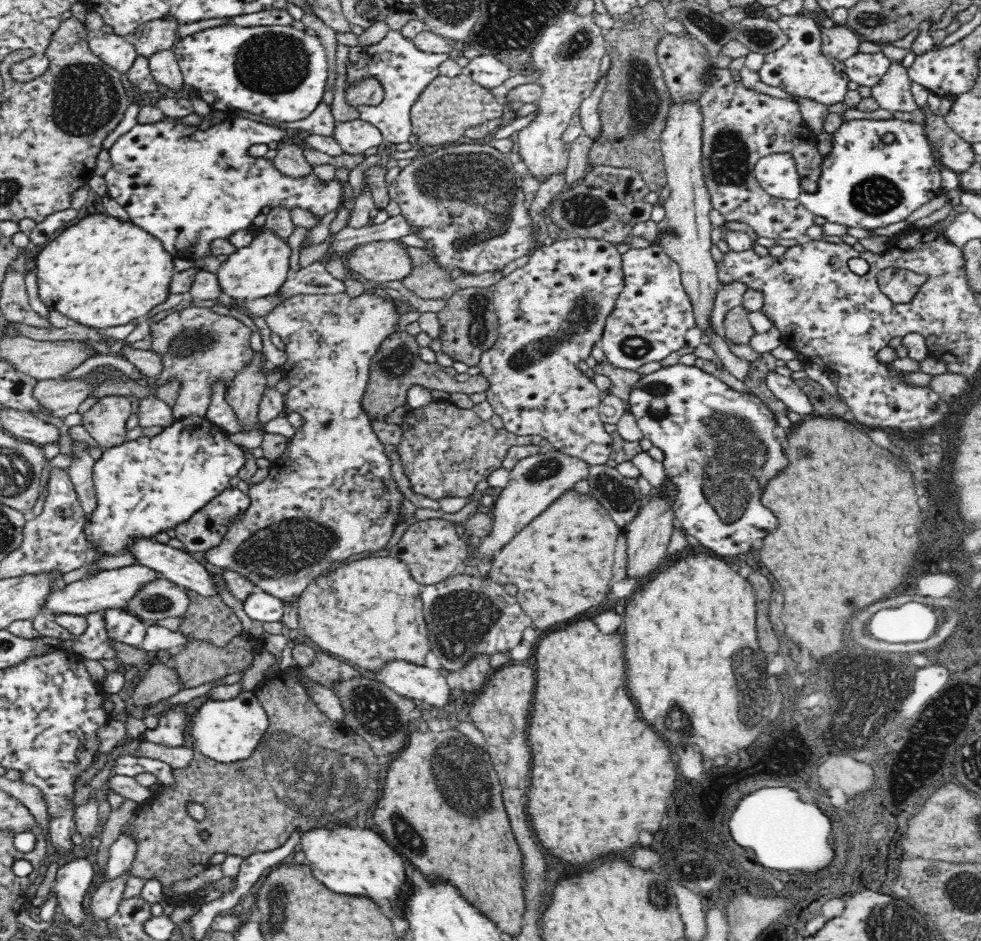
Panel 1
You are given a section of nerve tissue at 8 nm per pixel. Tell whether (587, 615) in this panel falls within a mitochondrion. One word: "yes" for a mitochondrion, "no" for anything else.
no

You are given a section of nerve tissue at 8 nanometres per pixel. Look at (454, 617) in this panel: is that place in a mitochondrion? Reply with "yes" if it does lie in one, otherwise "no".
yes

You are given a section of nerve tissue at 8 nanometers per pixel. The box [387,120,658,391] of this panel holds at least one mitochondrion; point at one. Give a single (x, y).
(481, 180)

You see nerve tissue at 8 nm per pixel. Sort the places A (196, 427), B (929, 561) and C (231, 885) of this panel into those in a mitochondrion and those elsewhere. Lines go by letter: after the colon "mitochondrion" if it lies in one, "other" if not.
A: other
B: other
C: other

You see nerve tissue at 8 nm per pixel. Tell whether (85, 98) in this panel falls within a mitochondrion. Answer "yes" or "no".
yes

